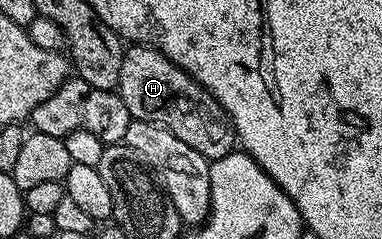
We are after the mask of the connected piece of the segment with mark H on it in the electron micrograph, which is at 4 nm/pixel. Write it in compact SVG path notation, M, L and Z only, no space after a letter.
M133 44L126 47L123 70L119 70L117 88L132 119L146 120L171 130L171 134L175 134L175 138L183 138L183 142L187 142L187 146L191 146L191 150L199 150L199 154L203 154L206 160L212 162L234 151L237 134L233 130L232 120L225 115L217 99L202 84L192 80L182 68L175 66L175 62L168 60L161 53L161 49L151 48L147 44Z

